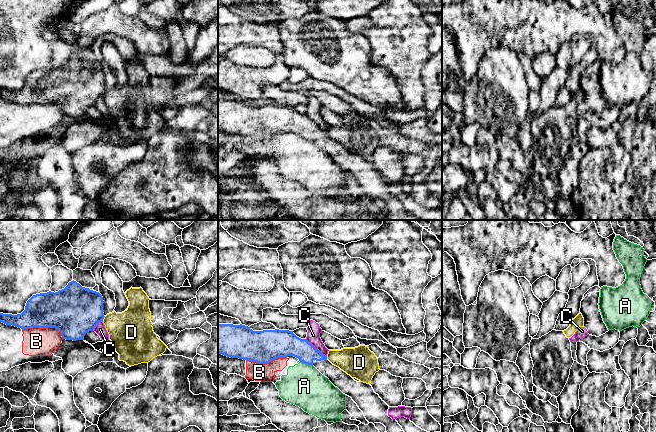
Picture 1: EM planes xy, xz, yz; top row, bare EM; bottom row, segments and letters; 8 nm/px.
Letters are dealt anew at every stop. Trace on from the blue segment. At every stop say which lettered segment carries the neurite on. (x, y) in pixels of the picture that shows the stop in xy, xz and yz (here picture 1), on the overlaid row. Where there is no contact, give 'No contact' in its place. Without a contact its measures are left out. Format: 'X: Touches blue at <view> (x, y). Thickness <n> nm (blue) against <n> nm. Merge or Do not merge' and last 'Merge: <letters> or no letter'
A: Touches blue at xz (306, 363). Thickness 220 nm (blue) against 340 nm. Do not merge
B: Touches blue at xy (43, 327). Thickness 360 nm (blue) against 220 nm. Do not merge
C: Touches blue at xz (315, 348). Thickness 220 nm (blue) against 110 nm. Do not merge
D: Touches blue at xy (103, 318). Thickness 400 nm (blue) against 340 nm. Do not merge
Merge: no letter

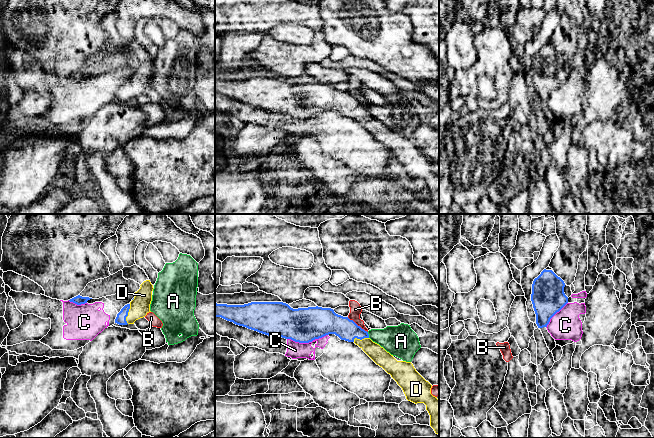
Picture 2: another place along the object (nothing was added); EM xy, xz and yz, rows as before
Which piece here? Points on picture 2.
A: Touches blue at xz (368, 335). Thickness 170 nm (blue) against 240 nm. Do not merge
B: Touches blue at xz (356, 324). Thickness 220 nm (blue) against 100 nm. Do not merge
C: Touches blue at xz (307, 342). Thickness 280 nm (blue) against 130 nm. Do not merge
D: Touches blue at xy (127, 314). Thickness 80 nm (blue) against 160 nm. Merge
Merge: D

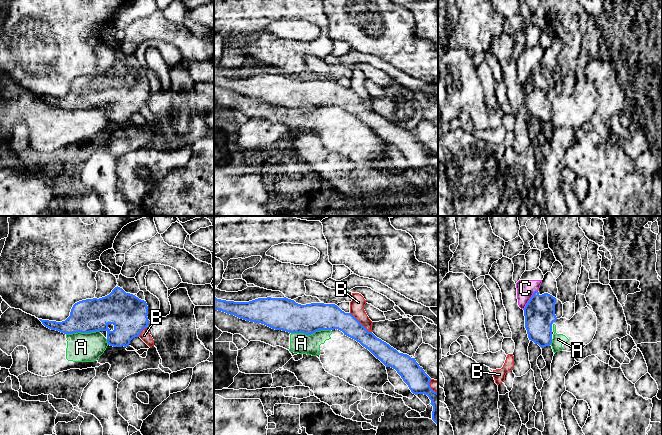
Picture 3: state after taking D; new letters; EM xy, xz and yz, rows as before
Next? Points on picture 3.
A: Touches blue at xz (310, 334). Thickness 260 nm (blue) against 160 nm. Do not merge
B: Touches blue at xz (360, 323). Thickness 200 nm (blue) against 120 nm. Do not merge
C: Touches blue at yz (530, 299). Thickness 240 nm (blue) against 140 nm. Do not merge
Merge: no letter

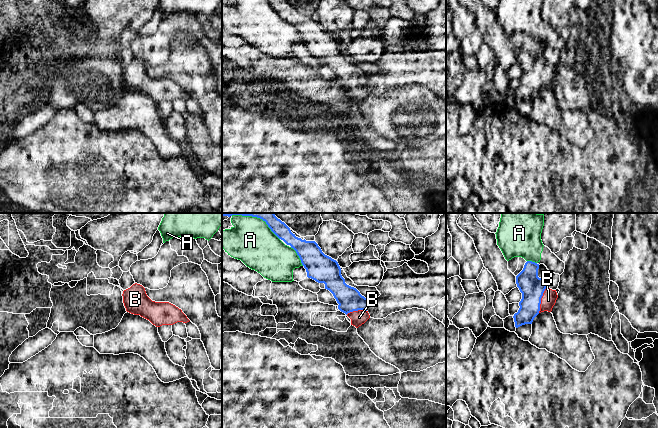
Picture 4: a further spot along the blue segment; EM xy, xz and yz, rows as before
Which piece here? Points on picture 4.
A: Touches blue at xz (298, 255). Thickness 220 nm (blue) against 320 nm. Do not merge
B: Touches blue at yz (540, 300). Thickness 200 nm (blue) against 120 nm. Merge
Merge: B

